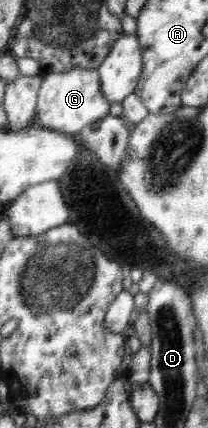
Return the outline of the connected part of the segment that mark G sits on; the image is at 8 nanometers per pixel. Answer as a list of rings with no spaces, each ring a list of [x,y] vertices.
[[[75,68],[63,74],[51,73],[42,77],[36,102],[35,124],[78,137],[82,128],[109,115],[109,102],[101,92],[98,70]]]

